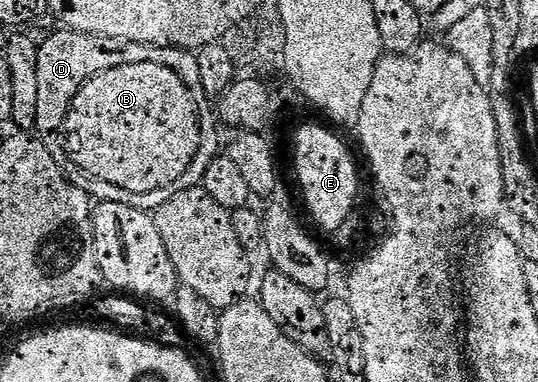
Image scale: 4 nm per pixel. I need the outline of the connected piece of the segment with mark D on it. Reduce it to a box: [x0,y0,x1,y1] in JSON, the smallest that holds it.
[34,28,207,212]

